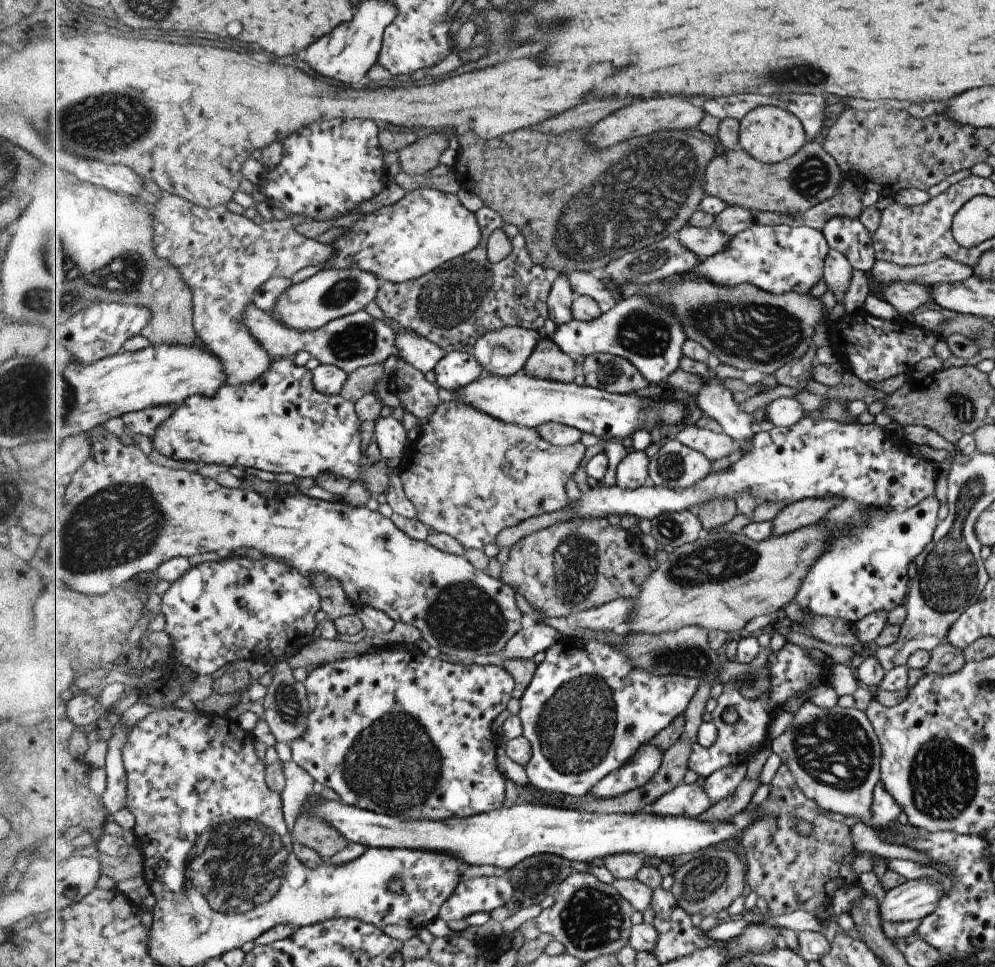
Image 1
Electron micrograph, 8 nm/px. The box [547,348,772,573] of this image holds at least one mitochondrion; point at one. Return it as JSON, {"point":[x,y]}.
{"point":[670,466]}

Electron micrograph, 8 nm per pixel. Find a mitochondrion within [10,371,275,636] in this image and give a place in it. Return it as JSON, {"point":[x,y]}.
{"point":[117,524]}

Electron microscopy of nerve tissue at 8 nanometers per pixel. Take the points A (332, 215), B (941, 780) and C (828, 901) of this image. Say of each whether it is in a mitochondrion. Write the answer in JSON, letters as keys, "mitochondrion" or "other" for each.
{"A":"other","B":"mitochondrion","C":"other"}

